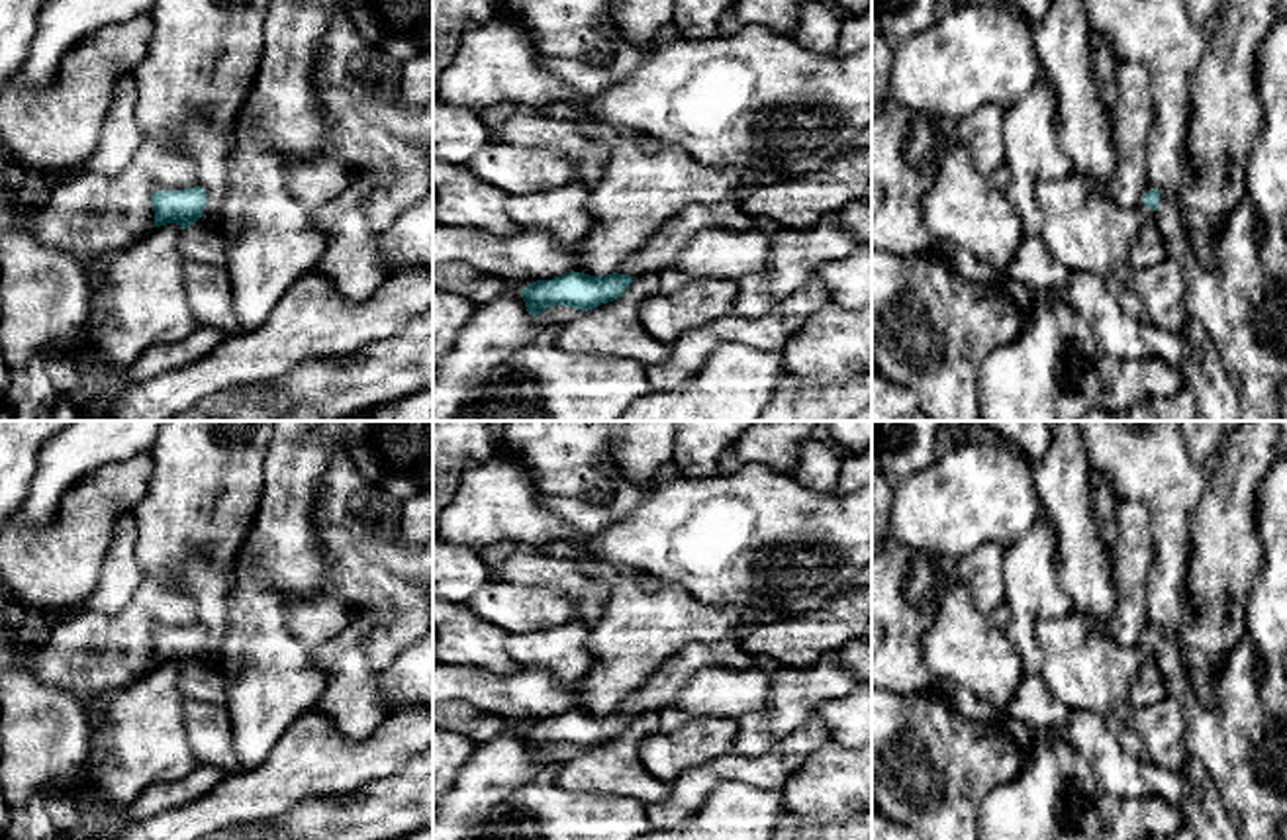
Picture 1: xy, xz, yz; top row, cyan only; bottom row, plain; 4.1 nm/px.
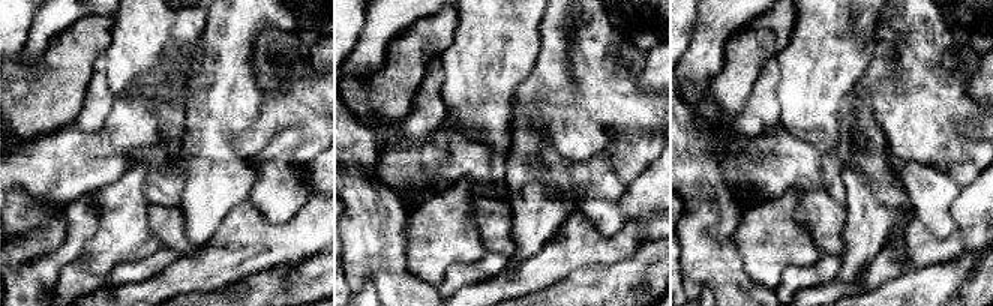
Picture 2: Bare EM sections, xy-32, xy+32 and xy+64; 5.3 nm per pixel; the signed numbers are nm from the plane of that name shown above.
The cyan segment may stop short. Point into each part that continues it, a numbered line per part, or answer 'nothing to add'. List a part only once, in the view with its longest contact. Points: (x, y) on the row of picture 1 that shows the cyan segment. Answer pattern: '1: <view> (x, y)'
1: xy (206, 243)

